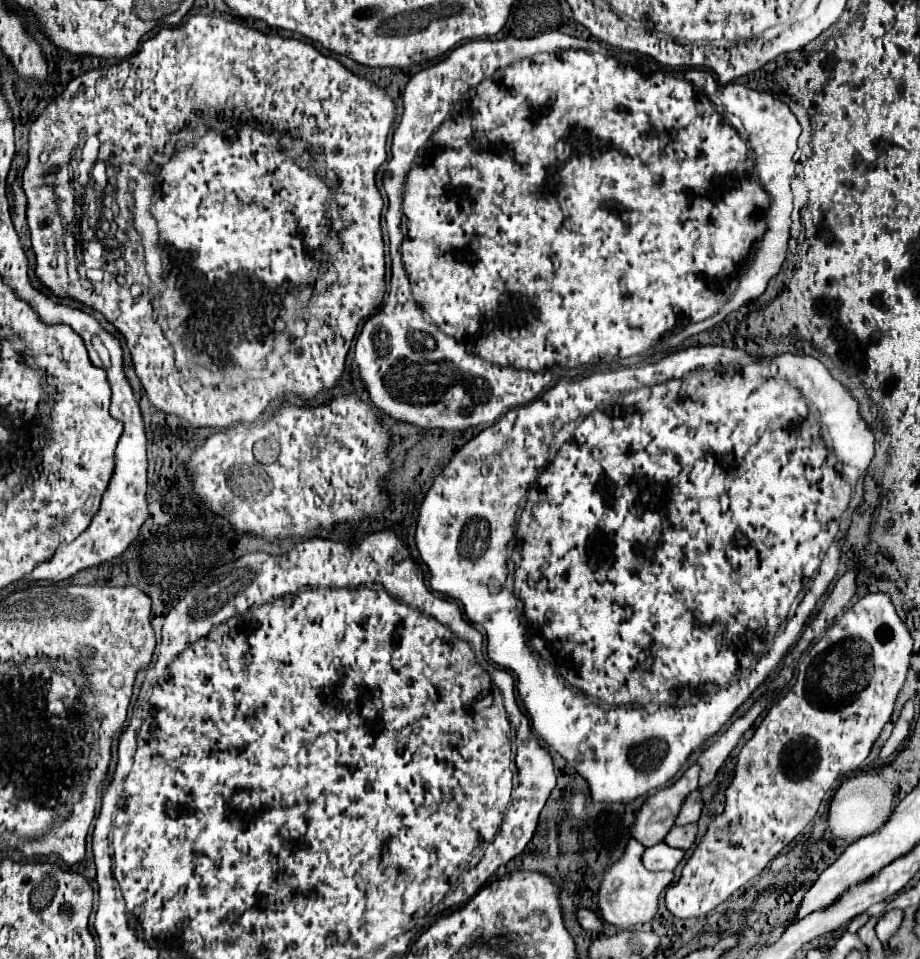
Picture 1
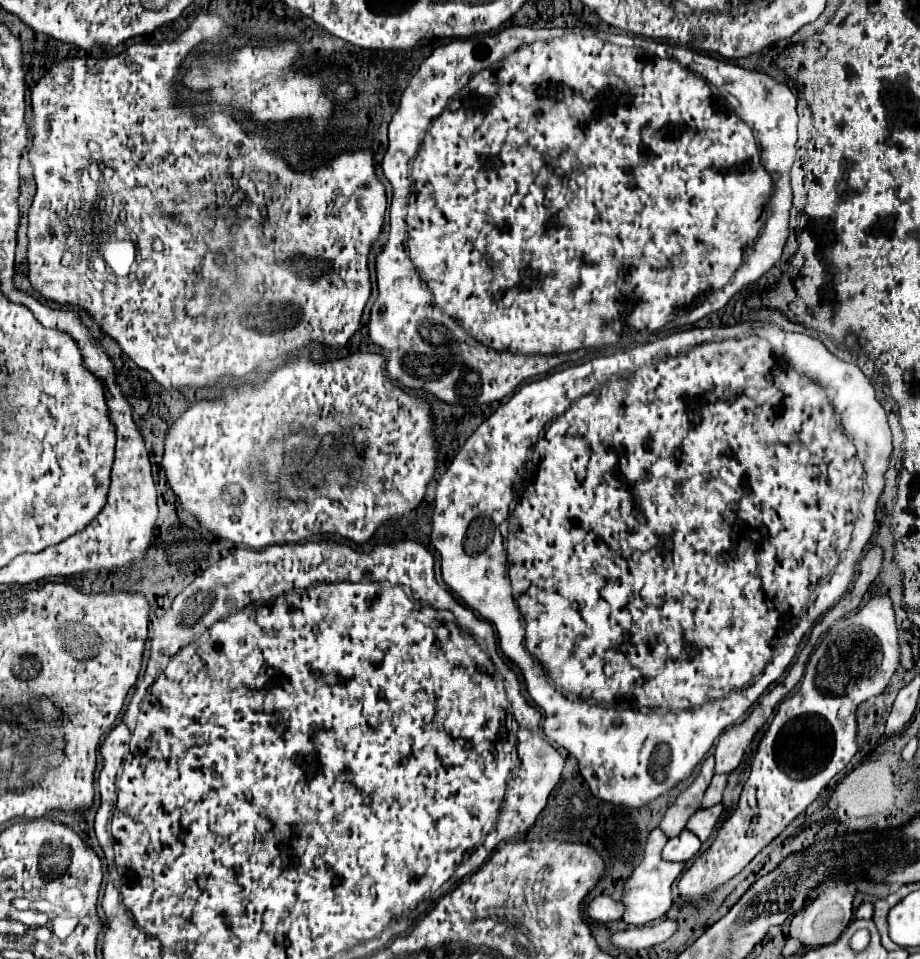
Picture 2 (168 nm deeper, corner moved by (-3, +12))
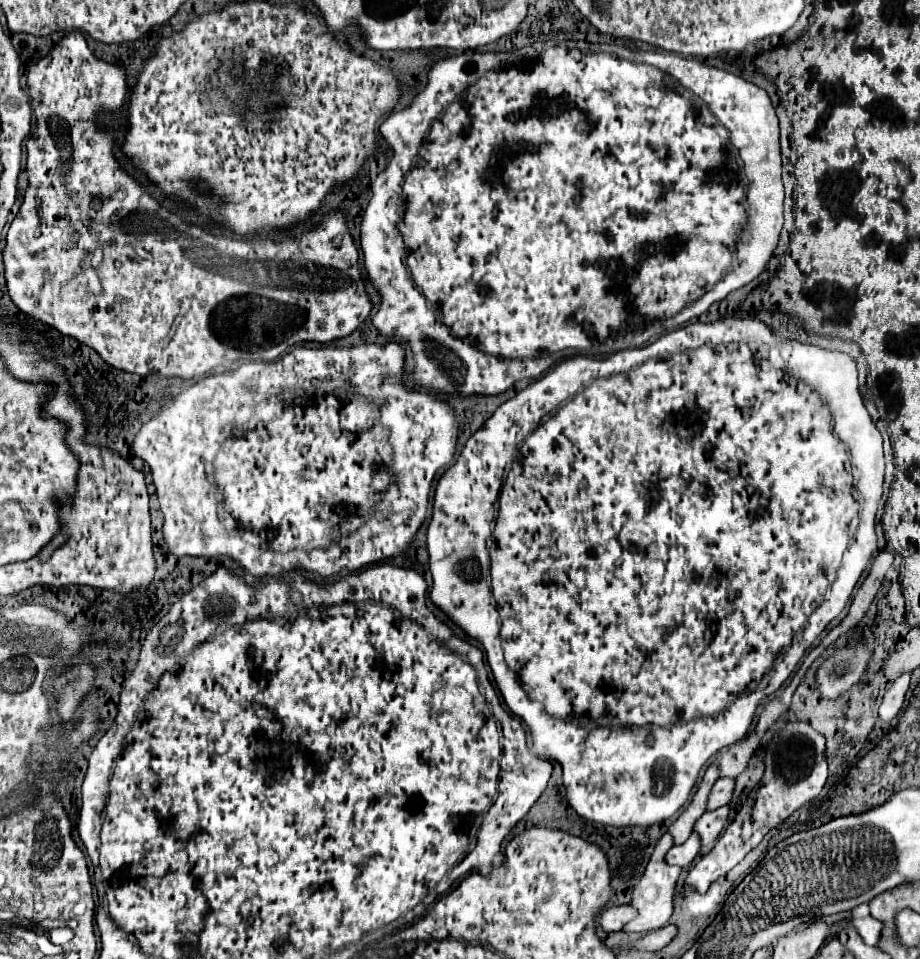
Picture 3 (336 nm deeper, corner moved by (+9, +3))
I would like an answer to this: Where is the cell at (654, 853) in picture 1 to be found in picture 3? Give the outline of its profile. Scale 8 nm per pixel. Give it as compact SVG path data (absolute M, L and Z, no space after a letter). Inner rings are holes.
M693 832L685 844L673 846L673 848L669 850L669 854L665 856L665 860L667 860L669 864L687 868L687 866L699 856L699 852L701 852L701 838L699 838L697 832Z

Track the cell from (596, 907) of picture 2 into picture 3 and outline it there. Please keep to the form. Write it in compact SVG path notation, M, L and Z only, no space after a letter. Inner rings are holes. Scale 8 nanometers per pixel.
M625 904L625 906L605 908L601 912L601 916L599 916L599 922L601 922L601 926L603 926L605 932L619 932L635 916L637 916L637 910L633 906L629 906L629 904Z

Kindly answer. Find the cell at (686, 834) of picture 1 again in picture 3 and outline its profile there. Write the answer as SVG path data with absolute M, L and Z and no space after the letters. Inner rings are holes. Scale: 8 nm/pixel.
M721 806L713 812L705 812L703 818L697 822L695 832L701 834L701 842L705 848L711 848L715 844L717 836L721 834L721 830L729 820L729 814L731 814L731 806Z

